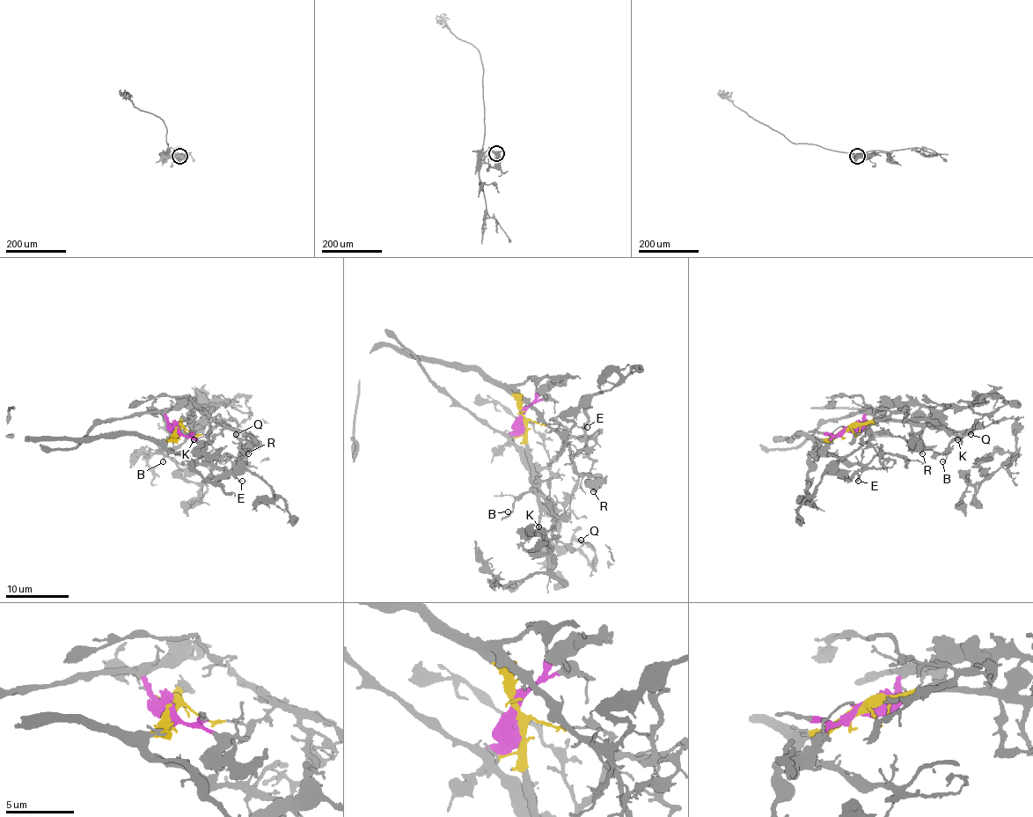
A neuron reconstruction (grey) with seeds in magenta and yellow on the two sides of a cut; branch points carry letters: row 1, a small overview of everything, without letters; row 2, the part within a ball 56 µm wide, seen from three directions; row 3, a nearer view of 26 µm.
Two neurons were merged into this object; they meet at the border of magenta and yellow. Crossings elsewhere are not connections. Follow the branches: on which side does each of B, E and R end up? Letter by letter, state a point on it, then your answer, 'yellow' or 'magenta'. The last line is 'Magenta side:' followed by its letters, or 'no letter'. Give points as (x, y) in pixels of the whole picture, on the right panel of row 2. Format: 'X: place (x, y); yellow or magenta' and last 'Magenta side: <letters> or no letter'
B: place (942, 461); yellow
E: place (858, 481); yellow
R: place (922, 453); magenta
Magenta side: R

